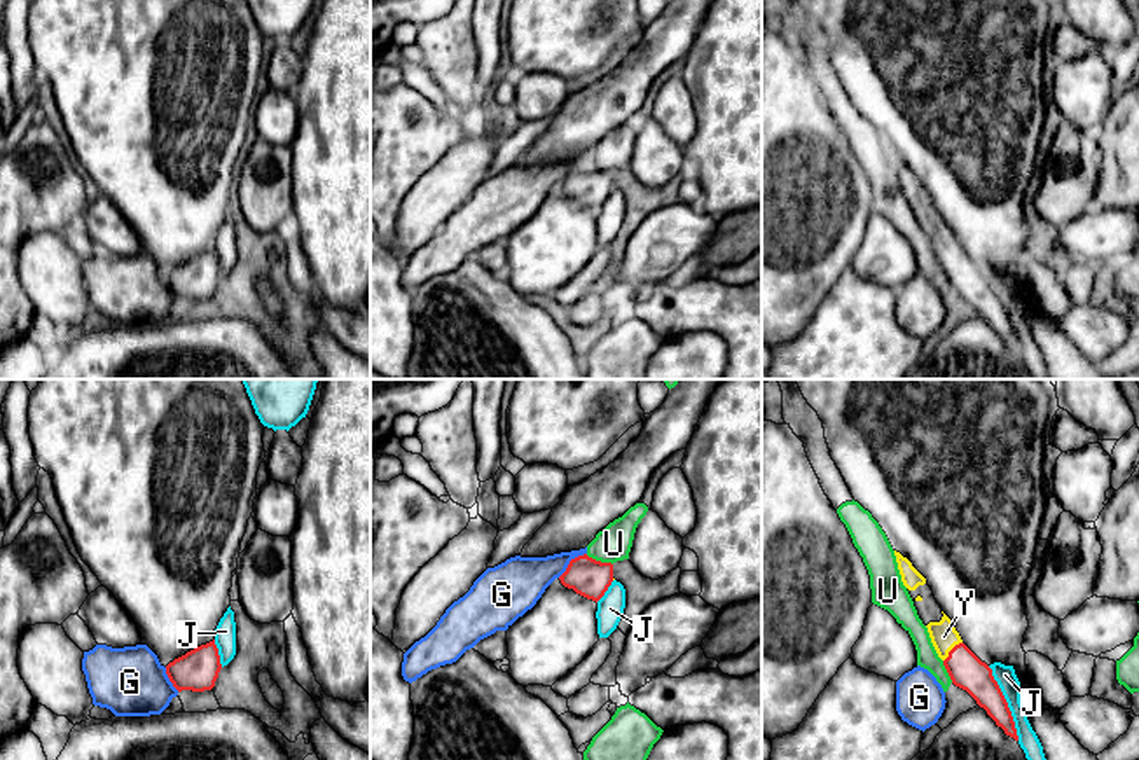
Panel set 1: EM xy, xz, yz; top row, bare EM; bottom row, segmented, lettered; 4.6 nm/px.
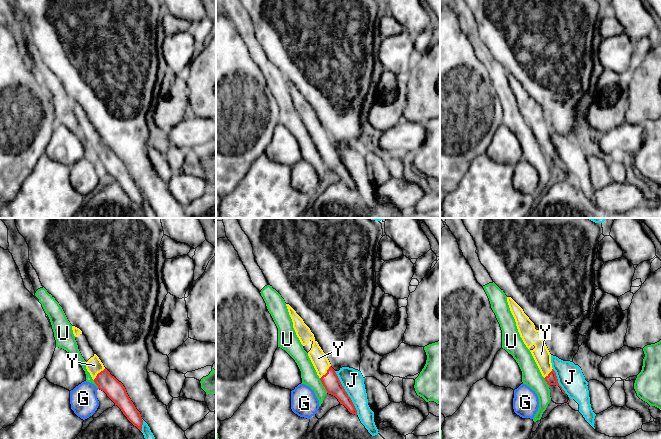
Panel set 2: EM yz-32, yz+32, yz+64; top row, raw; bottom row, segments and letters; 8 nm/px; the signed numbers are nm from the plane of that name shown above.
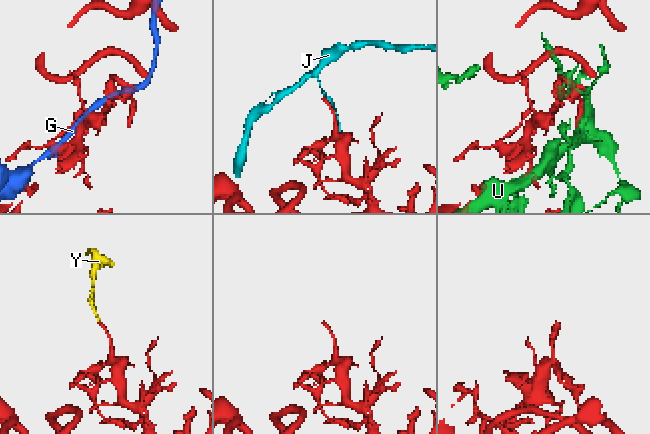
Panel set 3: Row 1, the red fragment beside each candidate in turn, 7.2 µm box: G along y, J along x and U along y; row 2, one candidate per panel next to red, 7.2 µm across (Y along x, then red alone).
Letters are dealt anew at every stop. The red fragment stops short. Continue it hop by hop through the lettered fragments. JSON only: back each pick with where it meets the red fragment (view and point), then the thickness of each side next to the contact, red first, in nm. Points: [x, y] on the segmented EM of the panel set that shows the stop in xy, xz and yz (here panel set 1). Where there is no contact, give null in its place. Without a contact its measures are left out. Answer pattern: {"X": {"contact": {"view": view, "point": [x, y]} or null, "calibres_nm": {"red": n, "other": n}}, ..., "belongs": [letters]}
{"Y": {"contact": {"view": "yz", "point": [951, 650]}, "calibres_nm": {"red": 160, "other": 130}}, "belongs": ["Y"]}

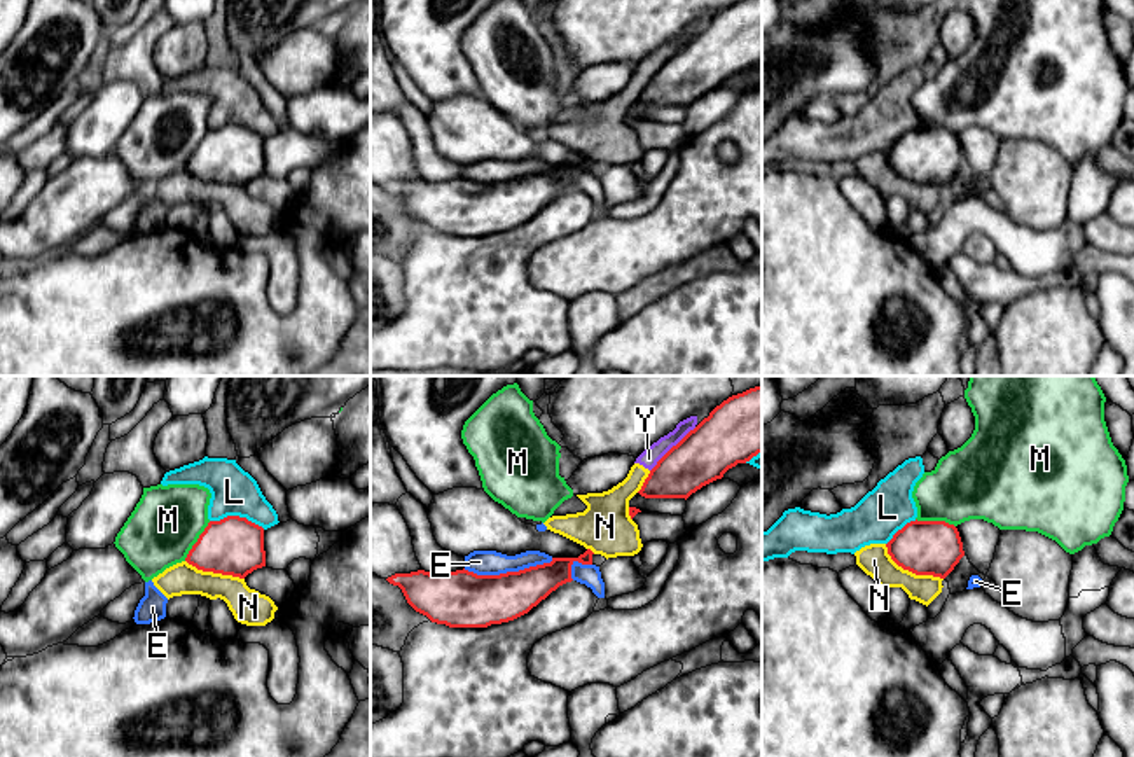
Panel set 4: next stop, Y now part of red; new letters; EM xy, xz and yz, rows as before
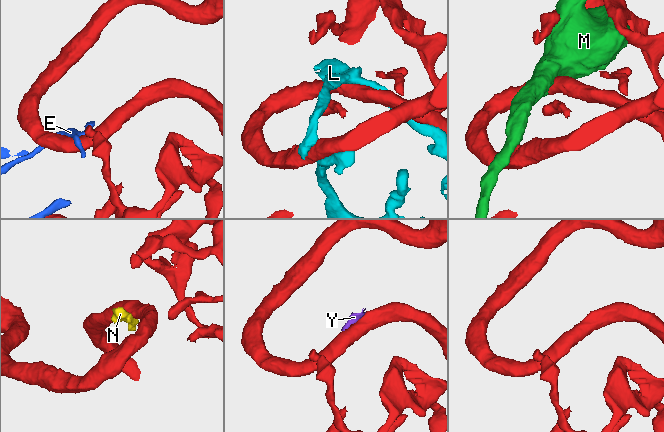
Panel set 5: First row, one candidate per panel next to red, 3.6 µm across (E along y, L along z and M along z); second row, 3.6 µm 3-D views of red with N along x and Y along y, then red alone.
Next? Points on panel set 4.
{"belongs": []}

